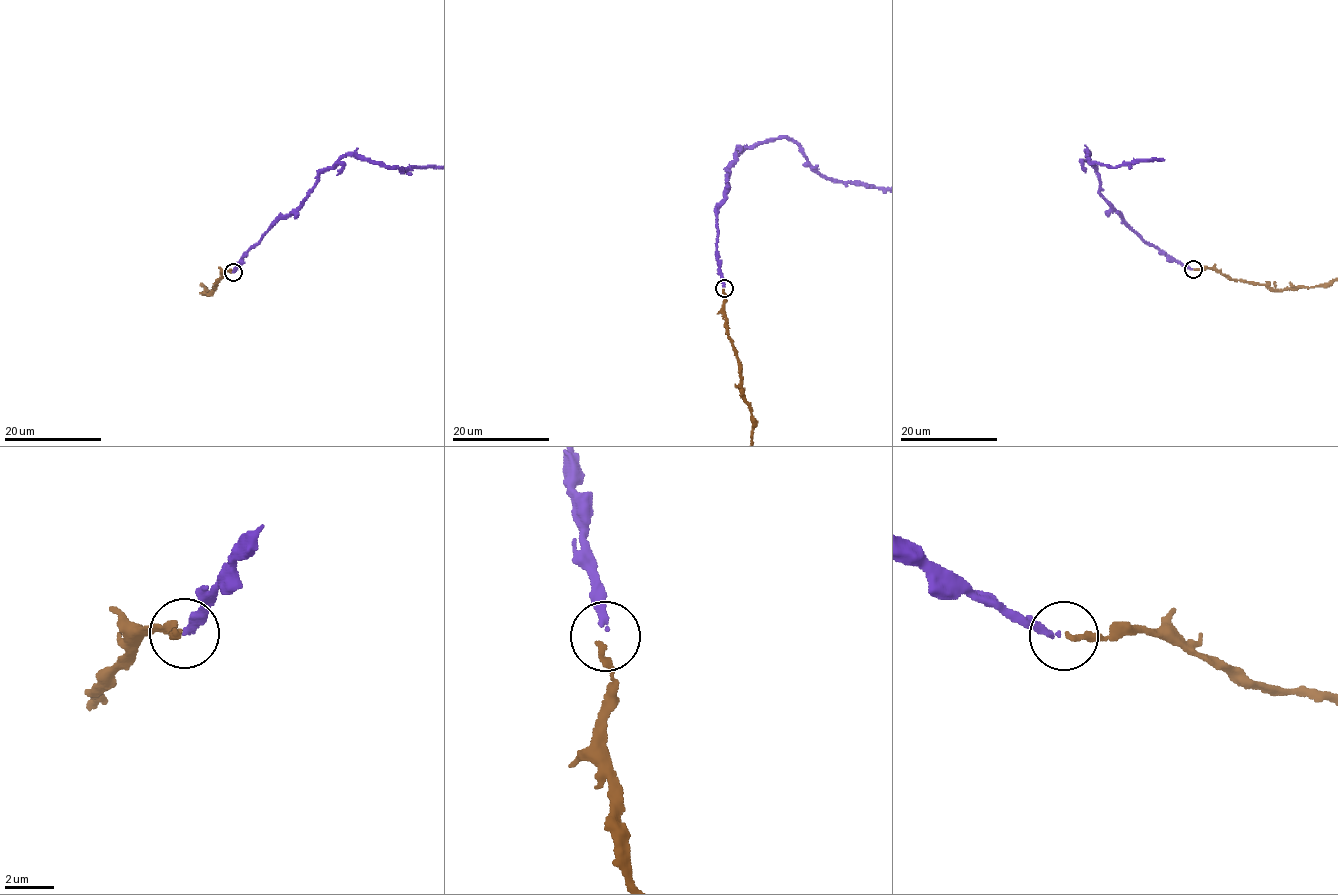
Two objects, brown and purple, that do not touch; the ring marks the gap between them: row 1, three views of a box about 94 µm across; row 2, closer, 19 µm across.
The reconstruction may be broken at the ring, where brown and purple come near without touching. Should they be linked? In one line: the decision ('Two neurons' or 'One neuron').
One neuron

